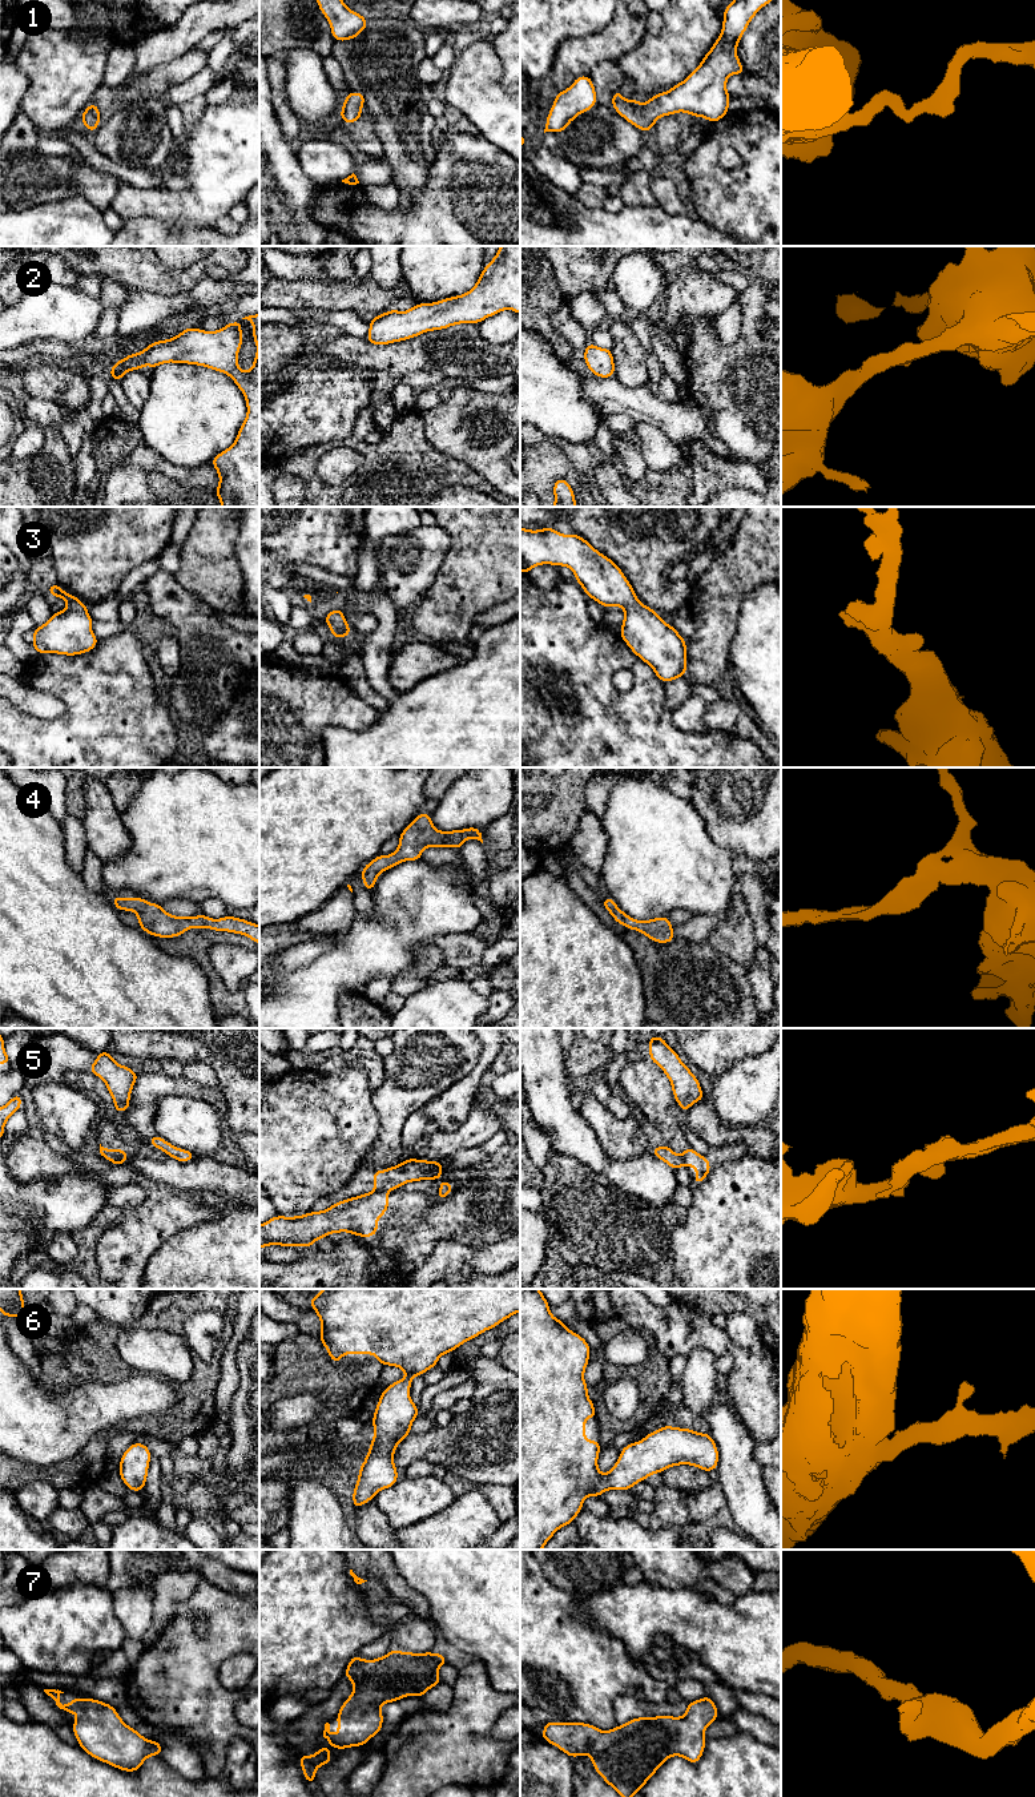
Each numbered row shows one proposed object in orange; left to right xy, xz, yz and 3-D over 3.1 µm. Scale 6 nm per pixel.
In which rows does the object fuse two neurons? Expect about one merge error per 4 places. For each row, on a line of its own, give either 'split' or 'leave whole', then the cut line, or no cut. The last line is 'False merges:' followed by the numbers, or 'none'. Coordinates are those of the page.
1: leave whole | no cut
2: leave whole | no cut
3: leave whole | no cut
4: leave whole | no cut
5: split | xz (375, 1189), (386, 1192)
6: leave whole | no cut
7: leave whole | no cut
False merges: 5

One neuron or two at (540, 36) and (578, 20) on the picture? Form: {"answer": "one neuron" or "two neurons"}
{"answer": "one neuron"}

